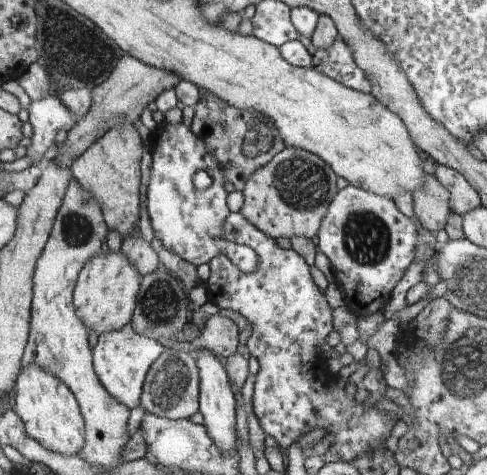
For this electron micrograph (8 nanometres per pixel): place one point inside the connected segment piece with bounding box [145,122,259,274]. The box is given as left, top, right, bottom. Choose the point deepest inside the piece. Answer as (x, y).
(189, 222)

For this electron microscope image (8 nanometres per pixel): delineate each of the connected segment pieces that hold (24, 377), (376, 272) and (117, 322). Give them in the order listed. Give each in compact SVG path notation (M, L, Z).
M38 362L21 368L17 377L12 410L22 420L25 432L43 448L64 455L77 455L85 445L84 418L77 398L58 376L50 373Z
M349 185L329 205L321 221L318 232L317 251L328 257L332 265L336 283L343 292L345 306L357 317L364 317L365 307L378 298L388 299L396 284L415 260L418 223L414 218L407 218L390 198L370 193L369 191Z
M121 250L95 255L82 268L78 285L73 292L73 304L78 316L90 330L95 330L98 334L121 330L131 323L141 280L142 275Z

